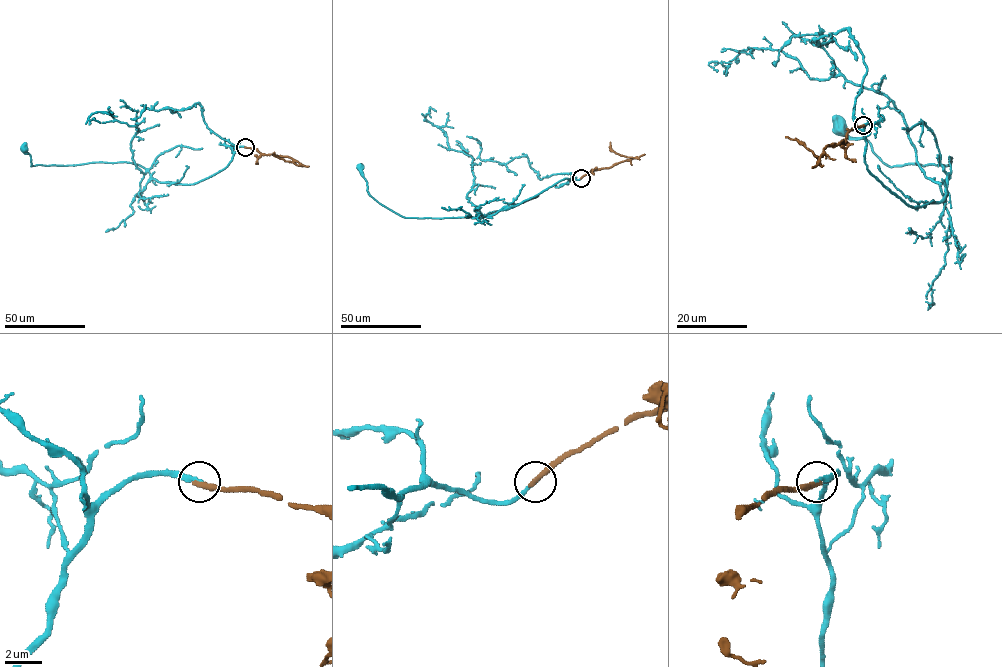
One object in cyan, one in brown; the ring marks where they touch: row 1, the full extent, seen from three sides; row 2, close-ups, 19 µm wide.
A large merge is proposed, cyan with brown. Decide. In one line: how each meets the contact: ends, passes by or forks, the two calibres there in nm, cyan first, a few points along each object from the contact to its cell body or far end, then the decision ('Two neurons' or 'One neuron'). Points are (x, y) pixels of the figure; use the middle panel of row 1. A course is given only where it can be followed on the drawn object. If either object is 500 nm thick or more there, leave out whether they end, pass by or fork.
At the ring cyan ends. At the ring brown ends. Thickness 200 nm (cyan) against 320 nm. Course of cyan: (581, 178), (564, 178), (515, 206), (483, 217), (403, 217), (372, 197), (360, 167). Course of brown: (581, 178), (594, 170), (635, 158), (616, 153), (610, 142). One neuron

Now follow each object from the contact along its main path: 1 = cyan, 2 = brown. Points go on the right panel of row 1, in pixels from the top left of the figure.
1: (863, 125), (864, 162), (891, 193), (910, 206), (945, 196), (951, 158), (887, 166), (840, 127)
2: (863, 125), (851, 129), (842, 141), (828, 145), (820, 155), (820, 163), (803, 144), (785, 136)

